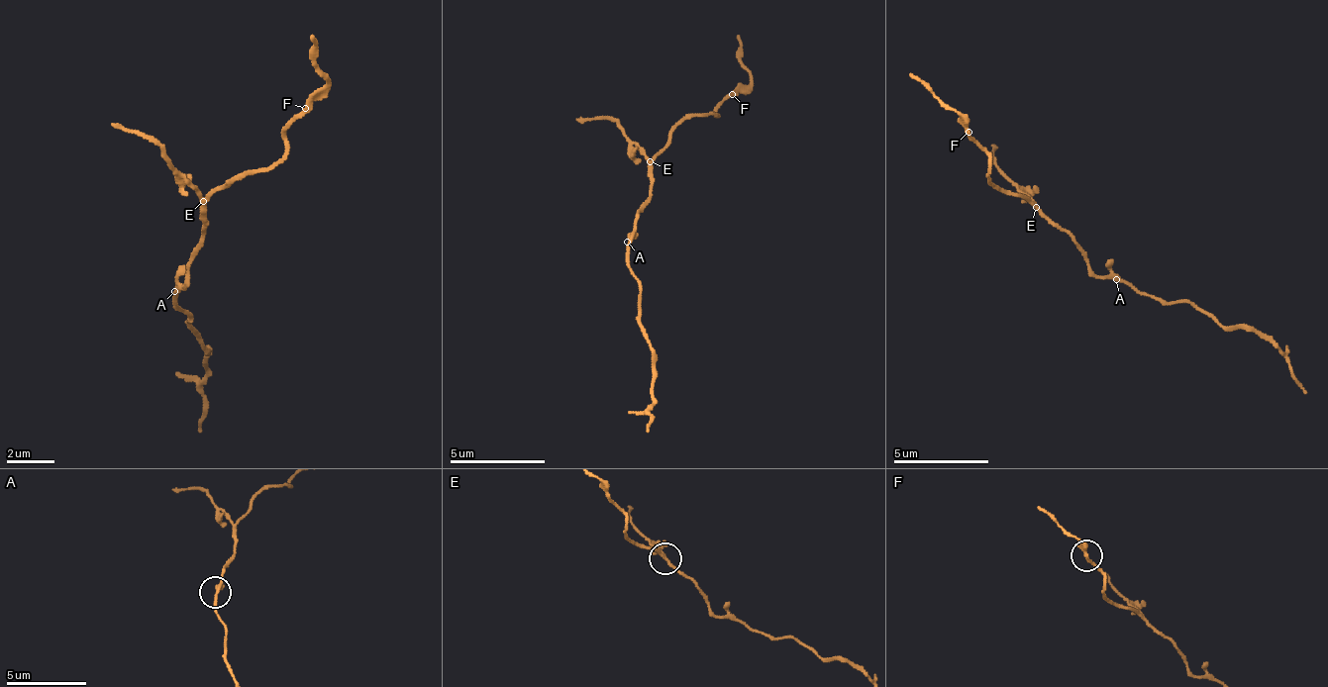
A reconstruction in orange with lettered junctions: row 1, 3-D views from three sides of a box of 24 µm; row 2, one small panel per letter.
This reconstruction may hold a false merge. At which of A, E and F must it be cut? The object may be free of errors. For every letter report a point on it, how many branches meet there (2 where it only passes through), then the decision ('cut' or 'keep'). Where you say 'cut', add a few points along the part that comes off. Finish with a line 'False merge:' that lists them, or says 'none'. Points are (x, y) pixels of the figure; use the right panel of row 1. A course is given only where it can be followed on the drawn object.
A: place (1116, 279); branches 3; keep
E: place (1036, 207); branches 3; cut; course (1035, 208), (992, 160), (992, 147)
F: place (969, 132); branches 2; keep
False merge: E

